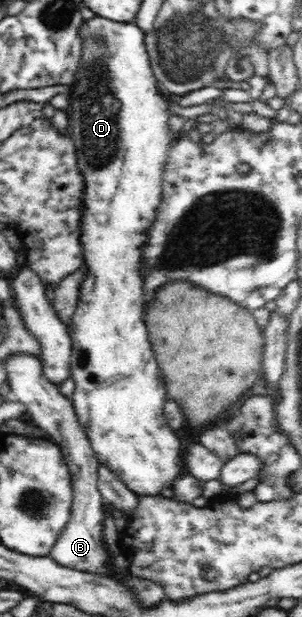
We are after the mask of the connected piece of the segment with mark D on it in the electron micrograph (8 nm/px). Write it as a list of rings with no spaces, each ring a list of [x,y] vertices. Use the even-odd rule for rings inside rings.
[[[96,16],[82,23],[79,30],[79,35],[83,44],[83,54],[79,58],[79,70],[77,70],[77,80],[69,85],[69,110],[68,116],[68,132],[75,145],[75,153],[77,153],[77,165],[80,174],[84,177],[83,188],[83,212],[81,212],[81,234],[79,242],[83,245],[83,262],[88,267],[85,282],[81,284],[81,294],[79,294],[79,302],[77,308],[71,316],[71,324],[68,325],[69,335],[71,335],[71,378],[75,381],[75,392],[69,396],[70,402],[73,404],[74,412],[76,413],[79,424],[84,428],[87,434],[92,450],[95,452],[96,459],[100,464],[105,465],[109,470],[112,470],[126,485],[129,490],[132,490],[138,496],[162,496],[161,492],[173,486],[173,480],[181,478],[186,474],[183,466],[183,446],[181,440],[173,429],[167,424],[164,416],[164,407],[169,400],[167,397],[167,389],[164,385],[164,379],[159,369],[159,364],[156,361],[151,343],[149,341],[148,328],[144,321],[146,309],[144,304],[143,292],[143,277],[142,277],[142,246],[147,240],[148,228],[156,219],[156,212],[163,200],[162,193],[162,177],[165,171],[167,157],[171,148],[172,136],[174,132],[169,129],[169,116],[171,96],[166,92],[161,91],[158,86],[157,79],[151,68],[150,56],[145,49],[145,33],[133,23],[119,23]]]

